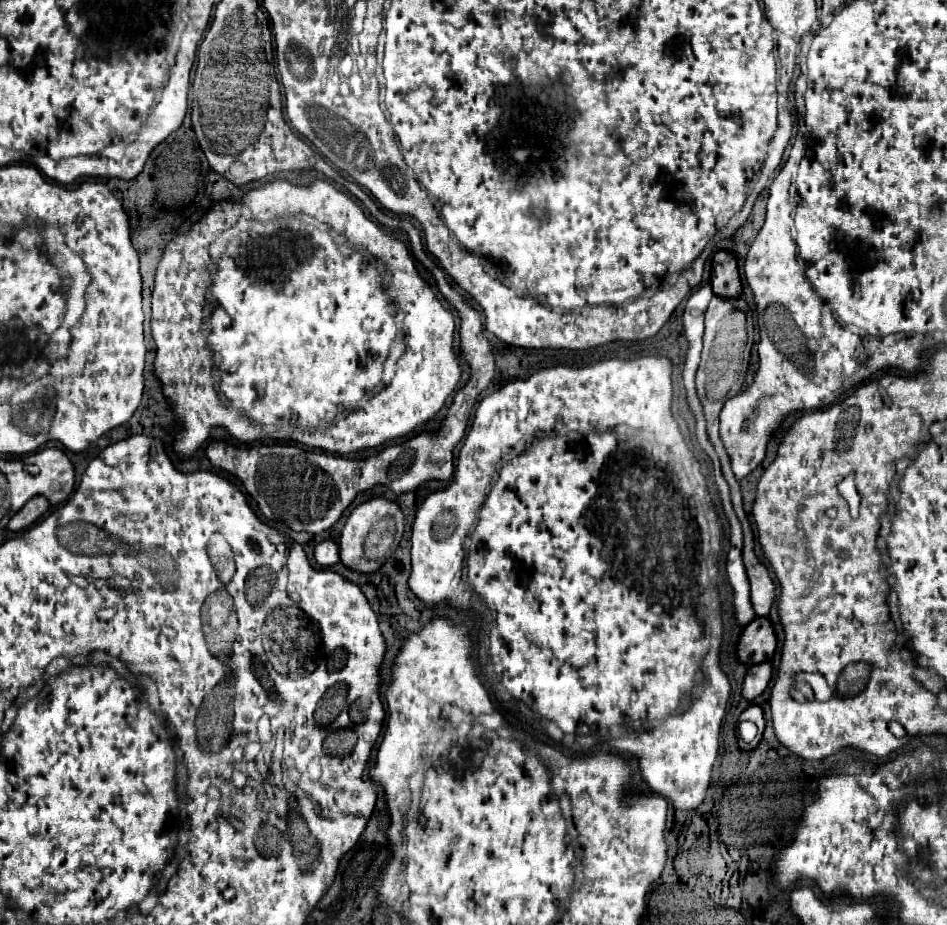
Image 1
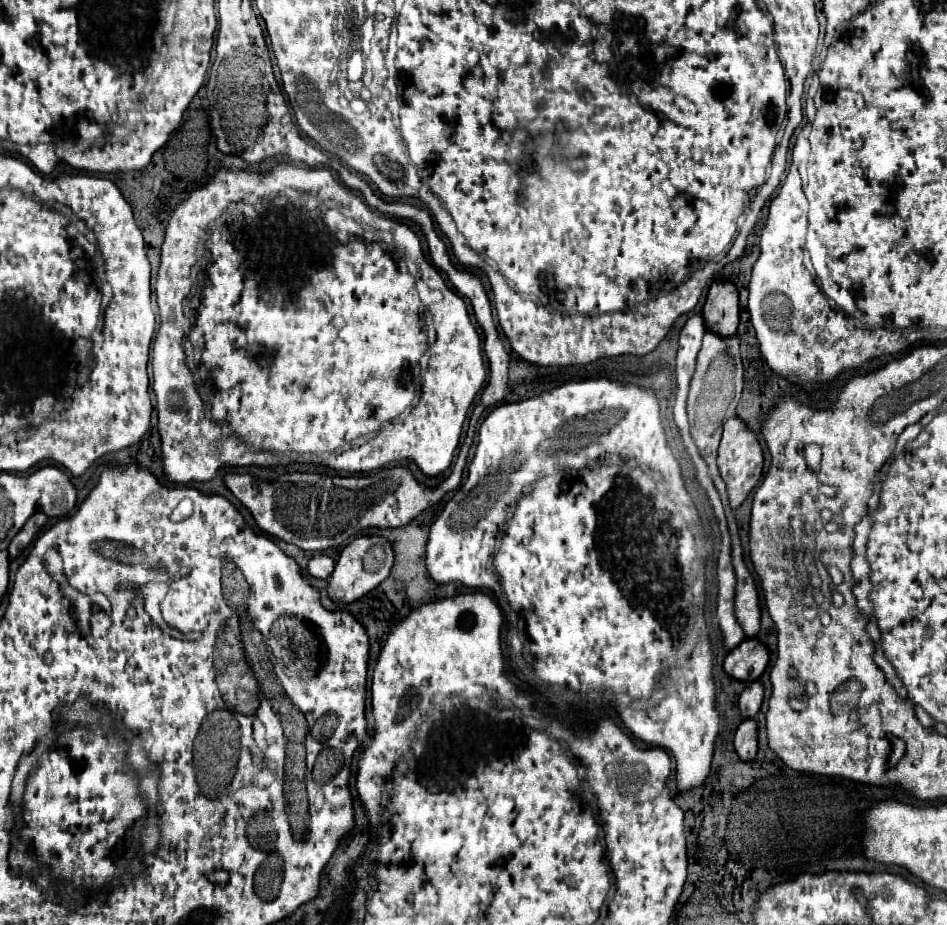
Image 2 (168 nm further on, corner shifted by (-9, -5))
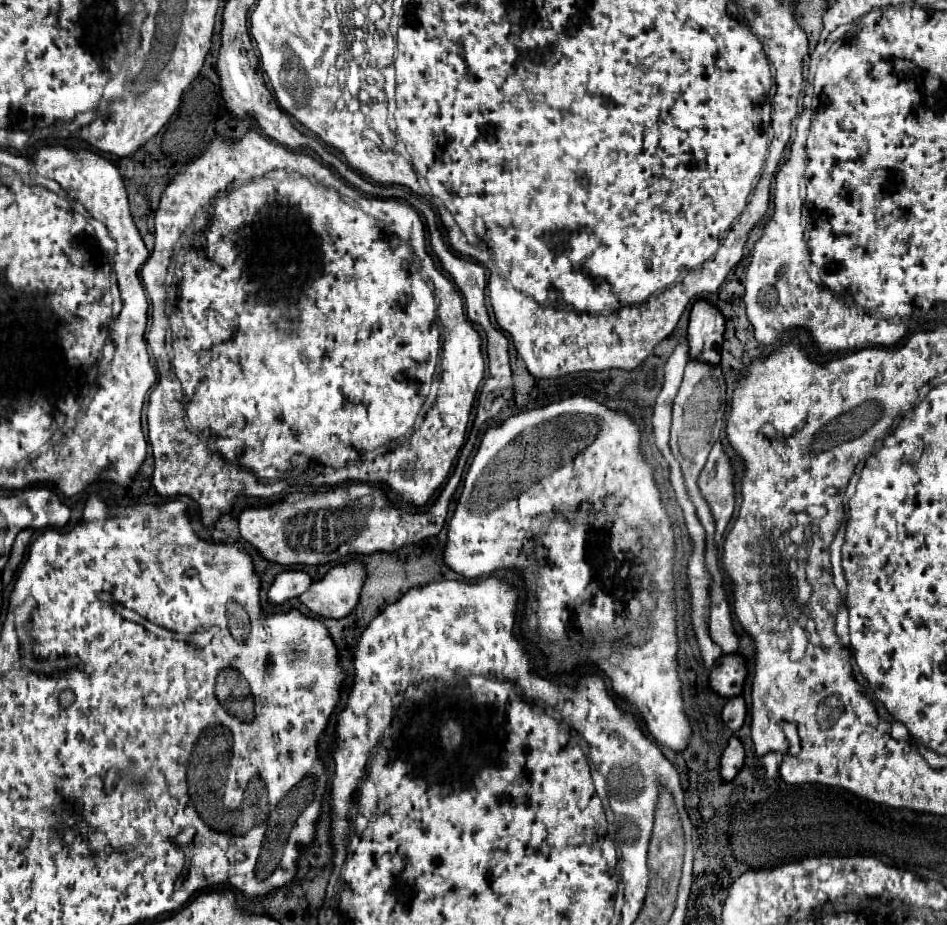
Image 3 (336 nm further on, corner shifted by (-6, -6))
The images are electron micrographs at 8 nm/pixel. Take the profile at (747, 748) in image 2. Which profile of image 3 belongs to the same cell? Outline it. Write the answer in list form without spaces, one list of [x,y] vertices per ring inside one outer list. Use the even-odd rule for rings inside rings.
[[[730,737],[728,747],[720,757],[720,777],[724,781],[732,781],[736,773],[742,769],[742,765],[744,765],[744,747],[738,737]]]

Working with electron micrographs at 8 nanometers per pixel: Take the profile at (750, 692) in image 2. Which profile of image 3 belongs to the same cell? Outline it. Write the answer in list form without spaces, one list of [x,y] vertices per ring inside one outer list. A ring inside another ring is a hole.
[[[732,697],[728,699],[728,703],[724,705],[722,713],[722,723],[732,731],[732,733],[738,733],[738,729],[742,727],[744,723],[744,717],[746,717],[746,703],[742,697]]]

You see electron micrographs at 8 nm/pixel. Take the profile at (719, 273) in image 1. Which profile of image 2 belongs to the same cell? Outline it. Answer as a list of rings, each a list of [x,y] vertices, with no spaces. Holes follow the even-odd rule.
[[[717,280],[711,284],[705,306],[705,326],[721,336],[731,336],[739,326],[739,292],[731,280]]]

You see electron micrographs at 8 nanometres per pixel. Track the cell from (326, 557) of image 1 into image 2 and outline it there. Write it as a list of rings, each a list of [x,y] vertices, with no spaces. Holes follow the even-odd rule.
[[[317,554],[309,560],[309,566],[307,566],[307,572],[315,578],[329,578],[331,572],[335,568],[335,560],[327,554]]]

